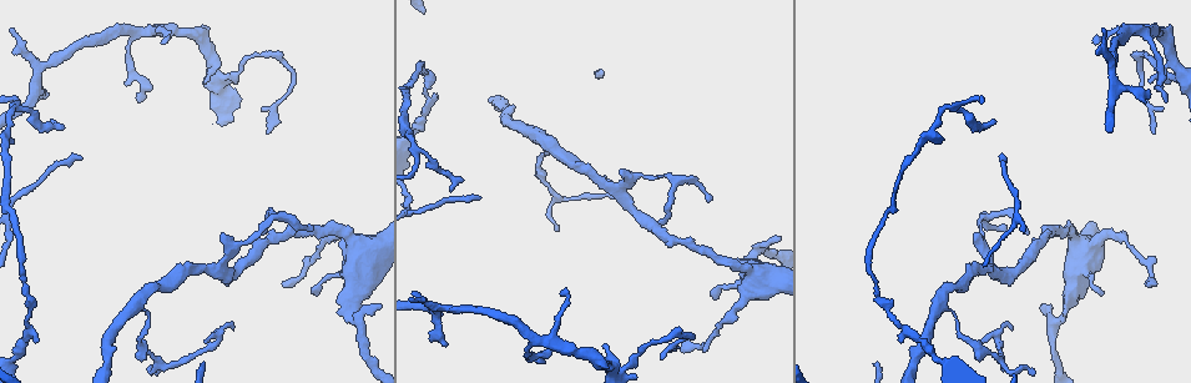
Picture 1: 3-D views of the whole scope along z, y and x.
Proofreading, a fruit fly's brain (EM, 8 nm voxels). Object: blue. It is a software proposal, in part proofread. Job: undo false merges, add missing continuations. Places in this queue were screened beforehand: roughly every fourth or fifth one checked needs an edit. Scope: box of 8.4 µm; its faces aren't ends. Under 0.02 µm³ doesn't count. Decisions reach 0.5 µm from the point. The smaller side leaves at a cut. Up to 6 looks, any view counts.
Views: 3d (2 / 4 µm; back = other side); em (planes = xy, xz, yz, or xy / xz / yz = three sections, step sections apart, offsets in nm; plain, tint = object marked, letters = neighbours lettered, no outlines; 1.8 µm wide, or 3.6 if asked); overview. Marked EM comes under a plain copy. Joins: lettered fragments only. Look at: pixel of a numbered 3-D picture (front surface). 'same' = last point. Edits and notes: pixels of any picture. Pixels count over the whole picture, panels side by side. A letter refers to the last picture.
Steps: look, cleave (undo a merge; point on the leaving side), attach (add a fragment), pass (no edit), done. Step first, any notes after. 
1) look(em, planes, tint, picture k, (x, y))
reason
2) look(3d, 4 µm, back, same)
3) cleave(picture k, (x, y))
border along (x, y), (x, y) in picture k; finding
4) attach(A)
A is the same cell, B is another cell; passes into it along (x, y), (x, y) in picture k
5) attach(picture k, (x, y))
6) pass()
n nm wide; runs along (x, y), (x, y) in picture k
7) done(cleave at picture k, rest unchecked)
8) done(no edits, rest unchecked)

look(em, planes, letters, picture 1, (993, 123))
an open end

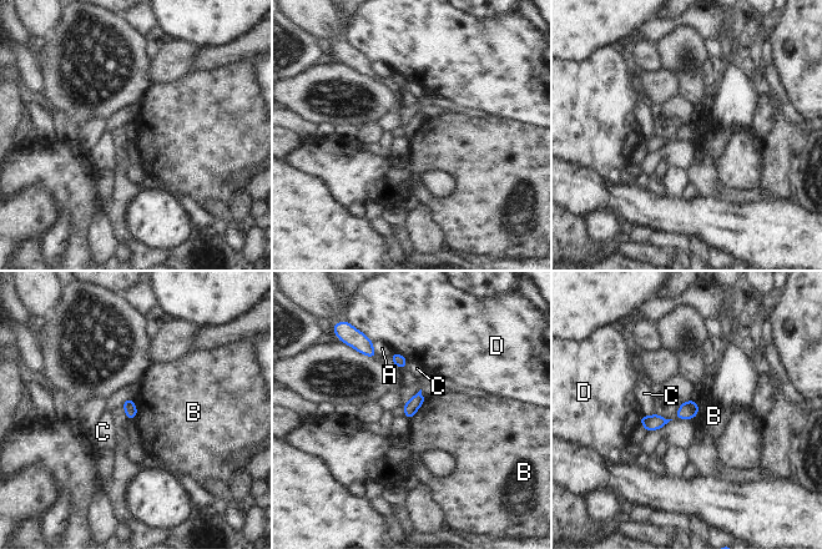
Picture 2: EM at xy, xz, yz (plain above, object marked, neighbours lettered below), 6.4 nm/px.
pass()
A, B, C and D are other cells; border along (425, 398), (410, 419) in picture 2; no lettered fragment goes on from it

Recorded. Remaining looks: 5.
look(em, yz, step 4, tint, picture 1, (232, 329))
thin end

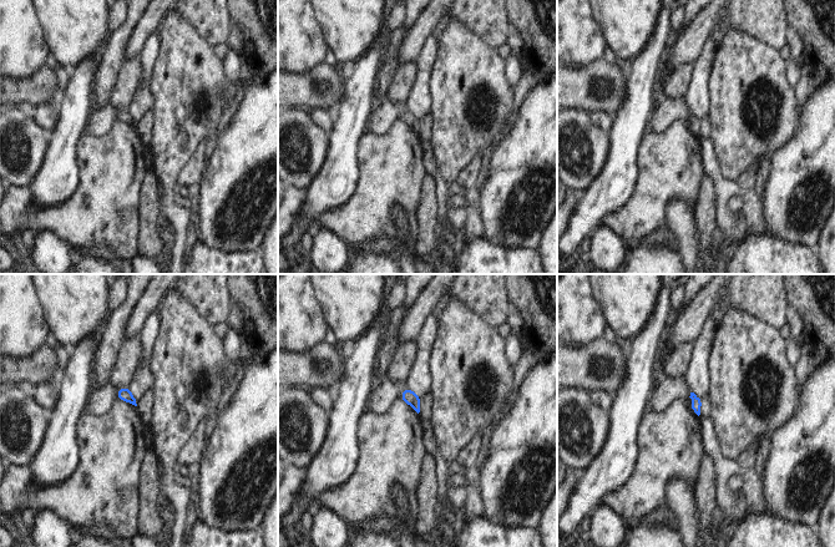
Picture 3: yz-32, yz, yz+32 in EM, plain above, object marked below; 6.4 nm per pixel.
look(em, planes, tint, same)
cut it another way

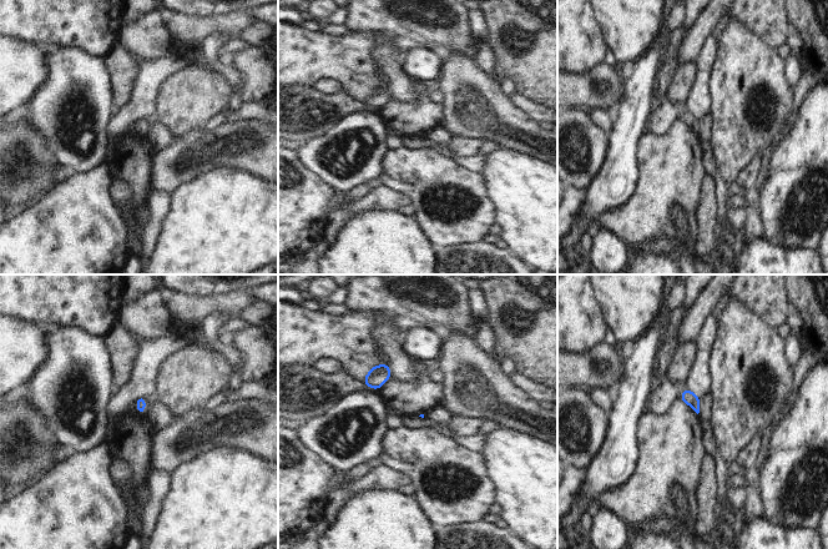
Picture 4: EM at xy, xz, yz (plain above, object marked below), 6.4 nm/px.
look(em, planes, letters, same)

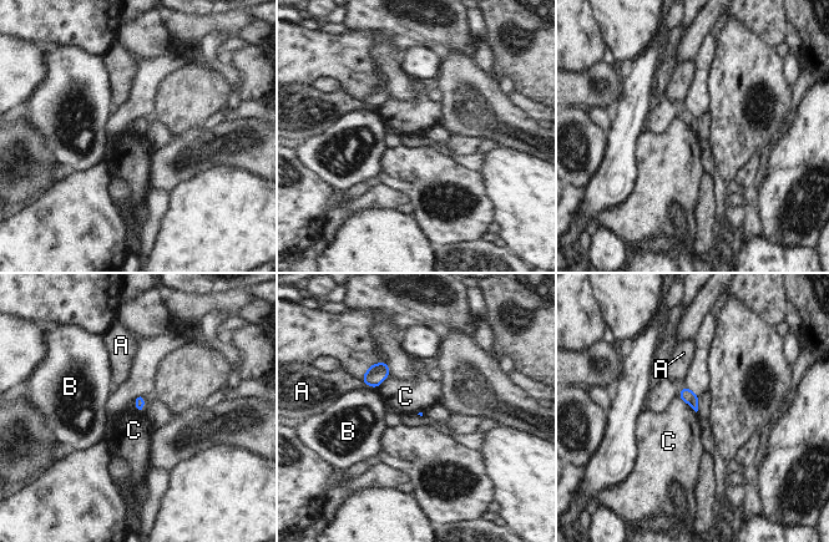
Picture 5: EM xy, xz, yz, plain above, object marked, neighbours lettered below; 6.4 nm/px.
pass()
A, B and C are other cells; border along (677, 396), (696, 413) in picture 5; no lettered fragment goes on from it

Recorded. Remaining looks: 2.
done(no edits, rest unchecked)

